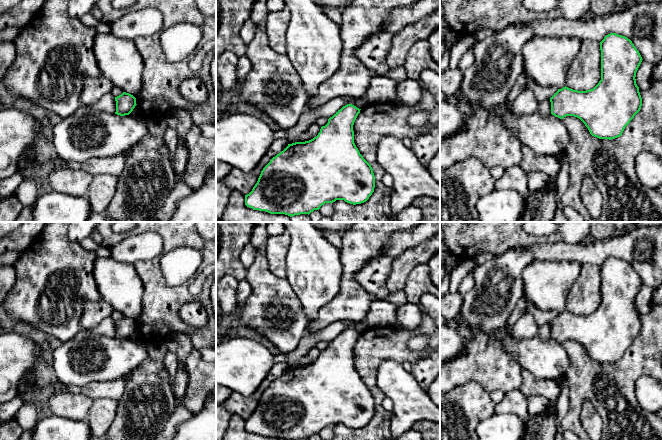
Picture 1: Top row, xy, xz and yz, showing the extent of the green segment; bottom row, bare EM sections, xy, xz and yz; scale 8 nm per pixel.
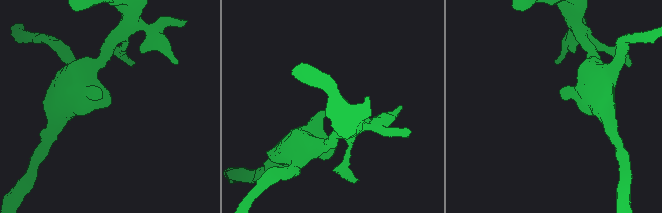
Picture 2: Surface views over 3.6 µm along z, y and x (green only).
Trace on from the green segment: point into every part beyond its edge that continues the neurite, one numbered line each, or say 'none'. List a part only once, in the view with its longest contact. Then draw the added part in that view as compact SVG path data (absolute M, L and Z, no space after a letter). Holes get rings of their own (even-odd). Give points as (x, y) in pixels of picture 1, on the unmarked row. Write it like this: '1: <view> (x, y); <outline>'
none

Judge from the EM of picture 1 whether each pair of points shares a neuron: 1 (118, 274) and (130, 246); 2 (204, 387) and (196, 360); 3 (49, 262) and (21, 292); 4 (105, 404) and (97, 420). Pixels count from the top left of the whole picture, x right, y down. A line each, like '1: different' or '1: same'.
1: different
2: same
3: same
4: same

